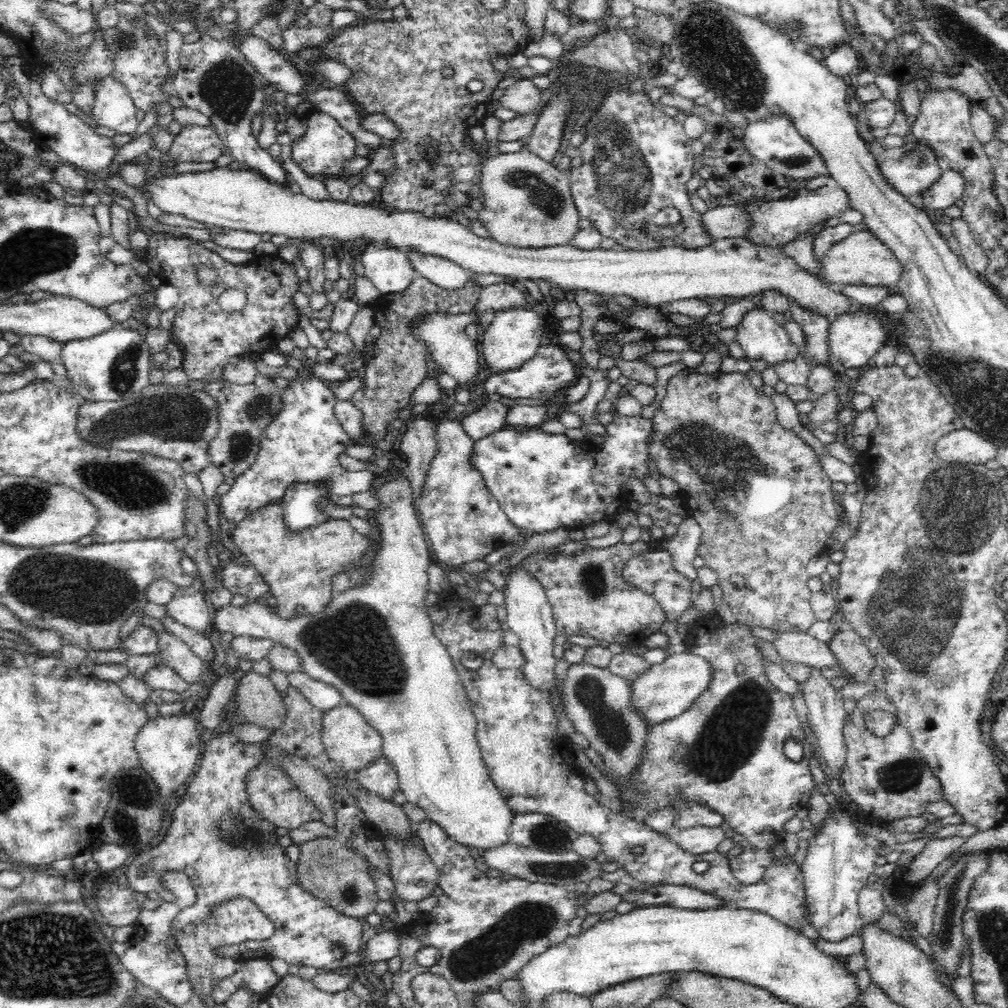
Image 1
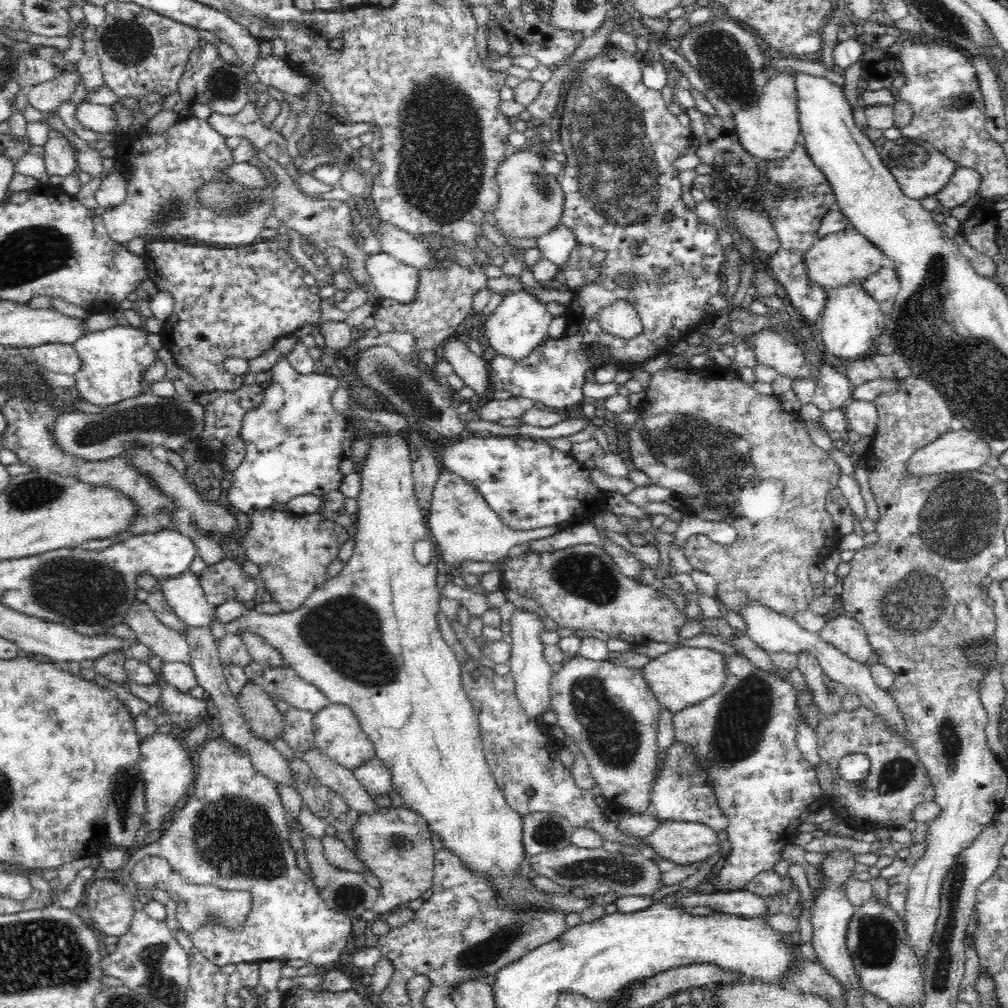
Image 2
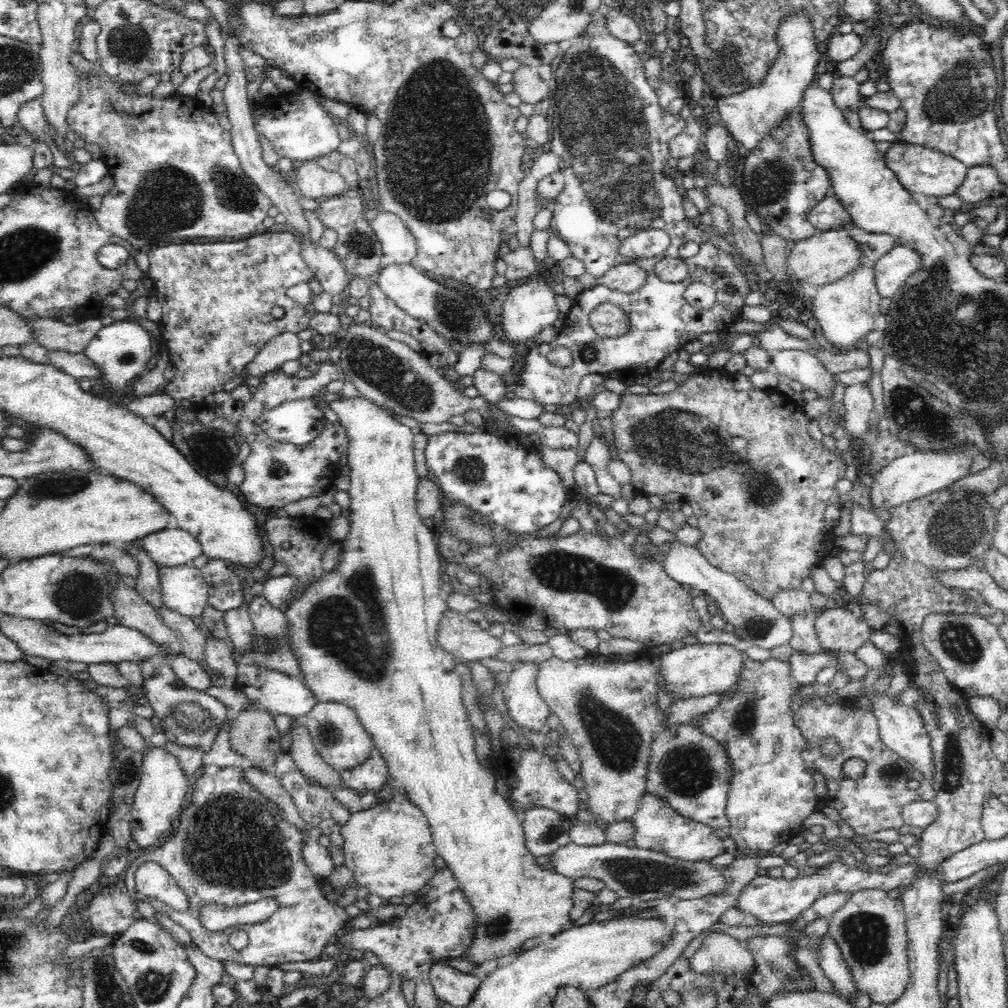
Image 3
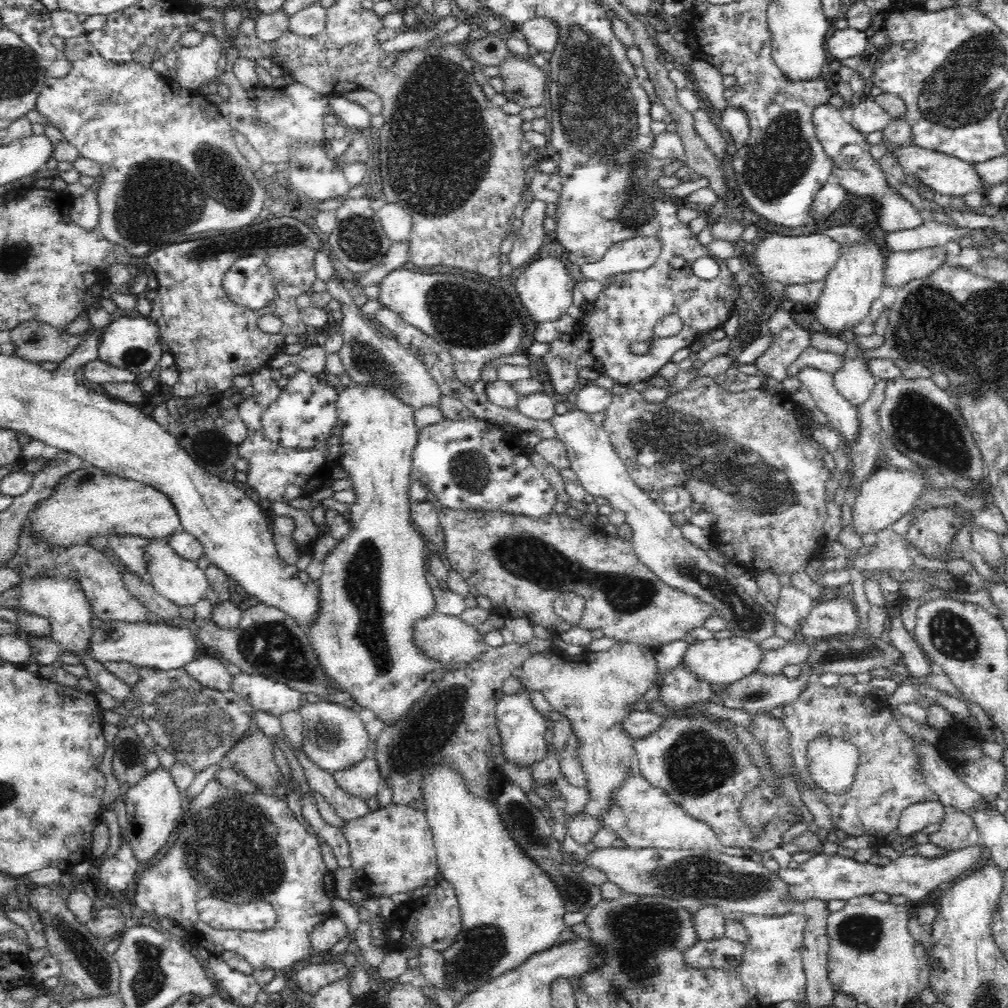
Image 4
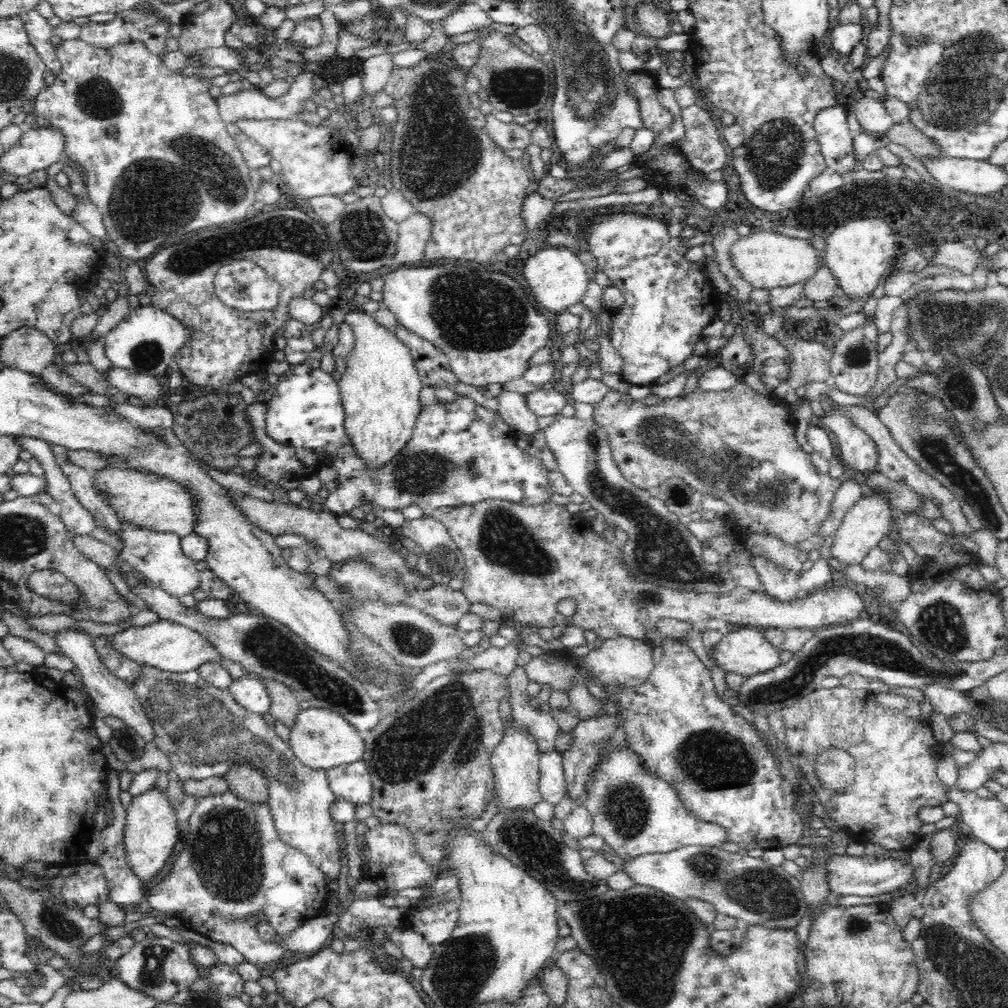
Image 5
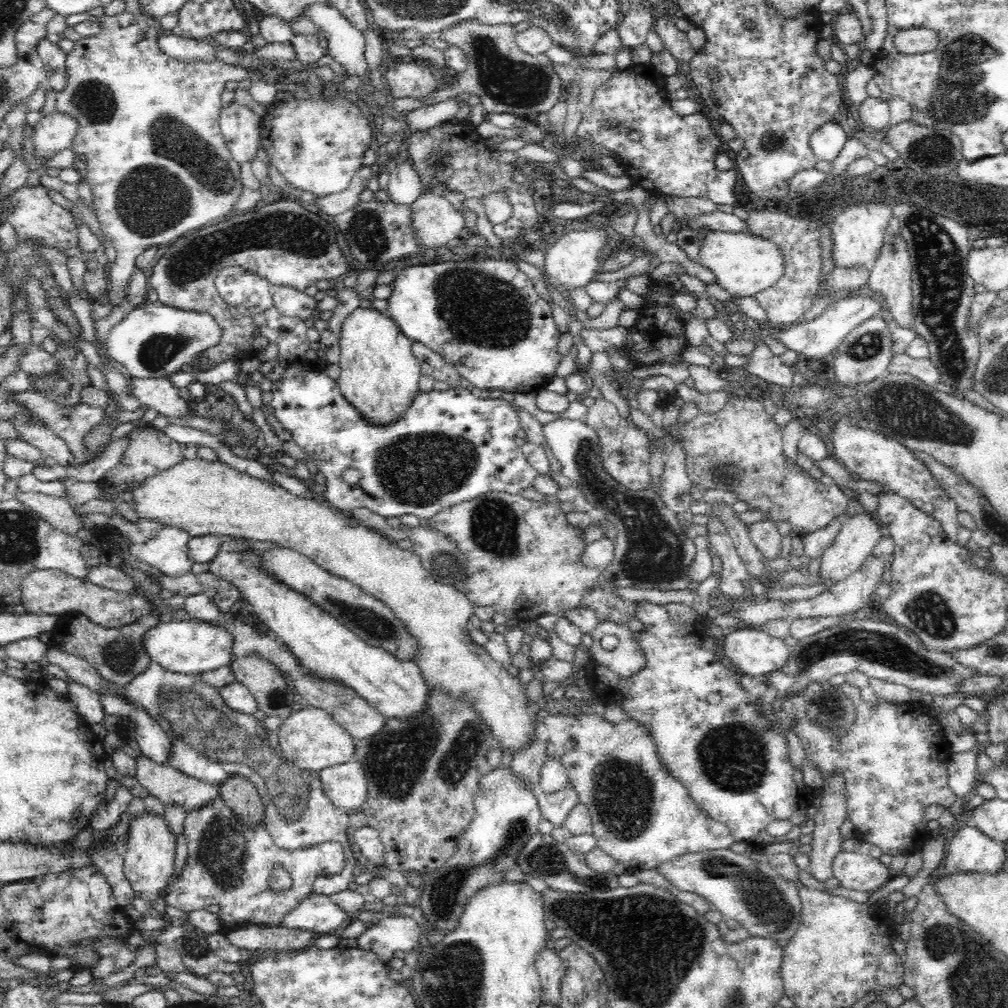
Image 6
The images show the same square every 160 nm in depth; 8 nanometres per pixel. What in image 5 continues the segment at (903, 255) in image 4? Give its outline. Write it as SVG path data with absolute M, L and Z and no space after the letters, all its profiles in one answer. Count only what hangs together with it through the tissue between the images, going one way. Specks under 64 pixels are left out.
M946 240L935 248L933 259L930 264L934 266L948 266L948 268L956 268L963 274L972 274L976 270L976 266L981 264L982 270L988 269L990 257L986 255L980 261L980 252L975 246L963 245L959 240Z

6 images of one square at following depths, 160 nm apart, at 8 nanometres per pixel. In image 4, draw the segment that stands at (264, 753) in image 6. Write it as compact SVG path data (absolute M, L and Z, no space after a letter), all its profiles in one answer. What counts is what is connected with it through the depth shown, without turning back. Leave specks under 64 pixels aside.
M141 667L139 678L140 681L132 687L132 692L142 707L142 718L148 723L152 737L160 744L160 750L174 754L176 761L180 761L180 765L188 765L194 774L223 762L225 754L257 727L256 709L250 703L231 689L220 691L200 685L183 668L163 671Z

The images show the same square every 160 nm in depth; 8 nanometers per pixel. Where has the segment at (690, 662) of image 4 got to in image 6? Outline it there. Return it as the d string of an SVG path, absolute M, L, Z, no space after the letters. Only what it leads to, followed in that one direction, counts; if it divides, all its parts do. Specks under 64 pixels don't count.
M752 627L734 630L723 638L724 656L748 676L780 670L788 660L791 642Z

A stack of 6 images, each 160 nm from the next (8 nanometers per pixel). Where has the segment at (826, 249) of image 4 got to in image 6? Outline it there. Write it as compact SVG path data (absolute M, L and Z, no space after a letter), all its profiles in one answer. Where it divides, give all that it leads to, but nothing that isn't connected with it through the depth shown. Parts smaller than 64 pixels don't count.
M703 230L700 258L696 263L702 268L708 267L718 278L718 284L738 298L756 296L759 292L766 291L784 275L784 257L780 254L780 247L764 237L740 231Z

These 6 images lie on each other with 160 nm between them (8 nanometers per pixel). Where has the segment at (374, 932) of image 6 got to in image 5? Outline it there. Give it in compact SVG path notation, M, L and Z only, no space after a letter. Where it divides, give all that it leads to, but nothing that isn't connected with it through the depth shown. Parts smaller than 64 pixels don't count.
M394 927L392 932L385 934L383 940L387 939L401 948L403 956L410 960L416 968L424 968L432 960L434 946L426 942L426 939L414 930L408 930L407 927Z

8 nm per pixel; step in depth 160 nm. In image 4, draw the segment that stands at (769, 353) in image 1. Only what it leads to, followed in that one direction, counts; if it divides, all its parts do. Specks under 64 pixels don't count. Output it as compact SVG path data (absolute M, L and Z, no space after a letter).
M812 367L802 368L798 380L812 395L811 403L818 406L828 419L828 426L841 432L846 442L852 444L859 433L857 407L852 406L834 386L833 375Z

